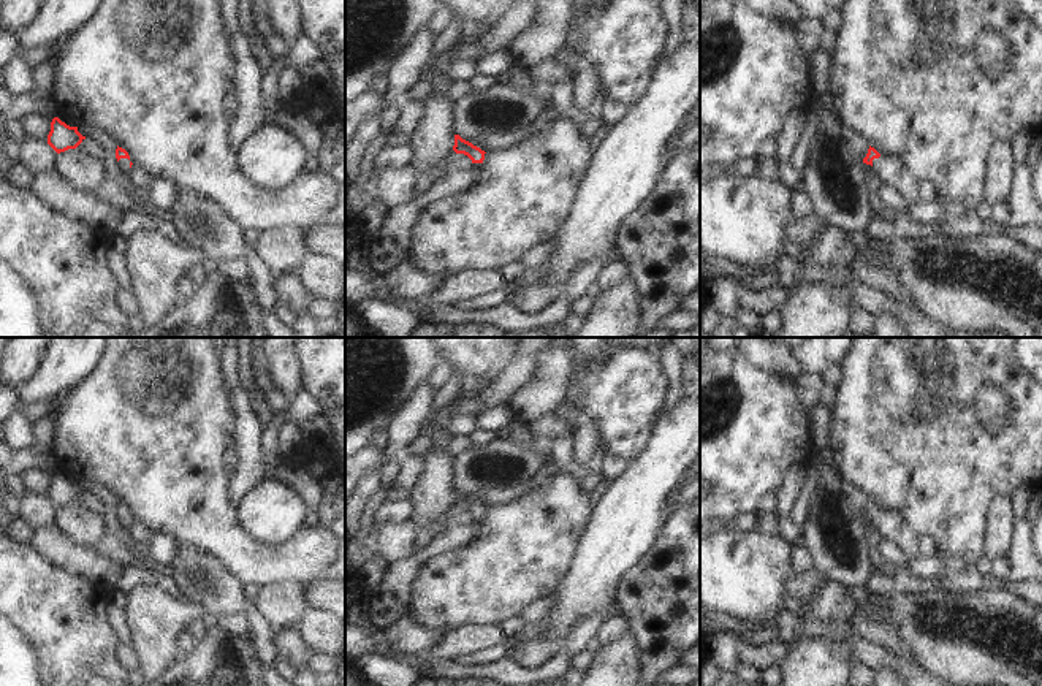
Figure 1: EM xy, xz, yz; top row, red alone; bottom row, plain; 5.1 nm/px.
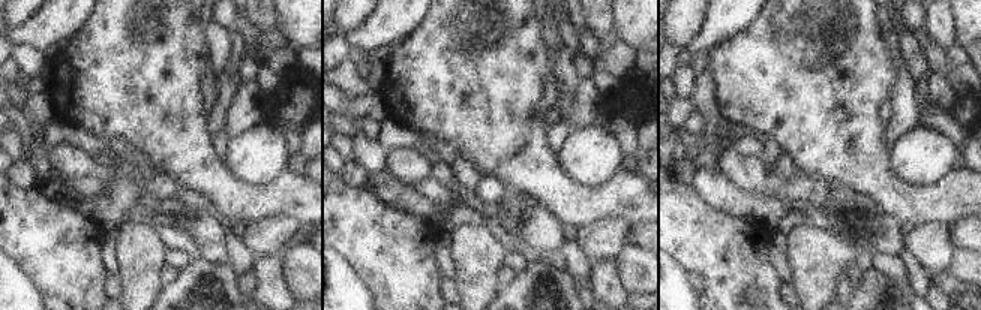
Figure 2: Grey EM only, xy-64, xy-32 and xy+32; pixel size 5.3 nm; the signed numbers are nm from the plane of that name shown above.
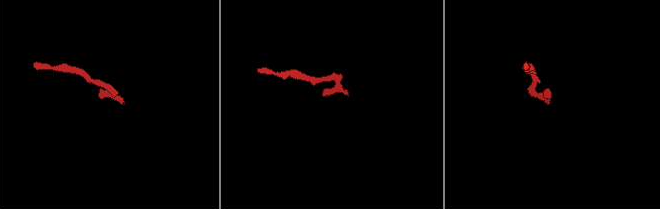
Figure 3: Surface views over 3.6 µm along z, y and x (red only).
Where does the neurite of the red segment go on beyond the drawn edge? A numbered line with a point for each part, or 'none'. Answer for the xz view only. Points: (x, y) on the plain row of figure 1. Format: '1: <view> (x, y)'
1: xz (387, 604).

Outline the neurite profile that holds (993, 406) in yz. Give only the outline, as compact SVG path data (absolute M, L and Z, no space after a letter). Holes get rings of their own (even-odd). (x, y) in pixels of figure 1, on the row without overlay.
M988 385L979 396L980 417L987 428L1001 431L1006 423L1007 401L998 387Z

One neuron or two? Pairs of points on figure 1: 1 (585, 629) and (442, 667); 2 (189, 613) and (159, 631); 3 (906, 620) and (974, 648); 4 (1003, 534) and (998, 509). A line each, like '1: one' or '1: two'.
1: one
2: one
3: one
4: one

